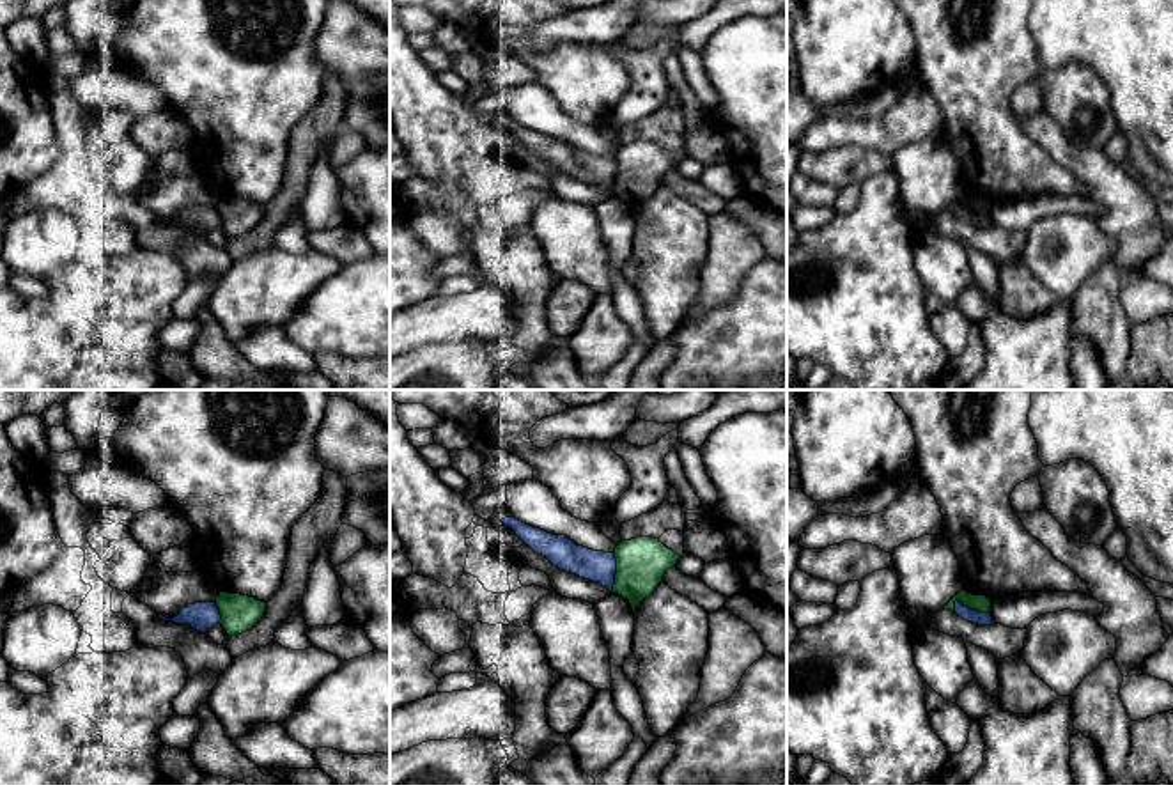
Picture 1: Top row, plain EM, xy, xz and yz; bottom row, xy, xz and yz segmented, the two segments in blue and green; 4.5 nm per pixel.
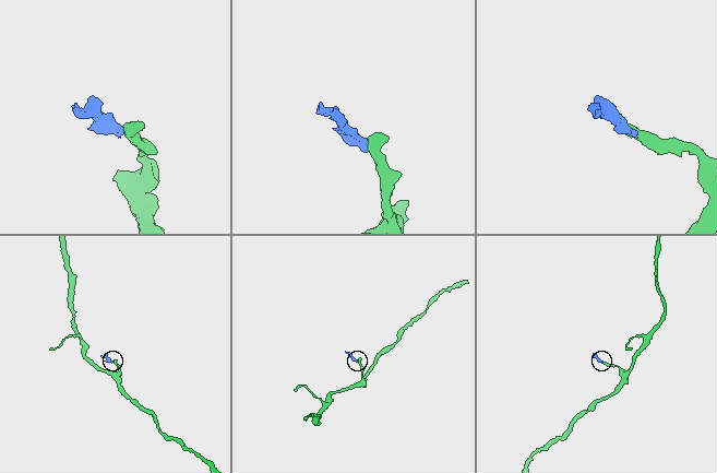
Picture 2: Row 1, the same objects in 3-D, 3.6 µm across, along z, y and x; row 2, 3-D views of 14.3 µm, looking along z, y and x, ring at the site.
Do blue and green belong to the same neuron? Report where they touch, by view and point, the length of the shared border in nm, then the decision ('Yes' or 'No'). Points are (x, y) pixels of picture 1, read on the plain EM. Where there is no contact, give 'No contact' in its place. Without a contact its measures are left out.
Touches blue at yz (970, 211). Shared border 180 nm. No

